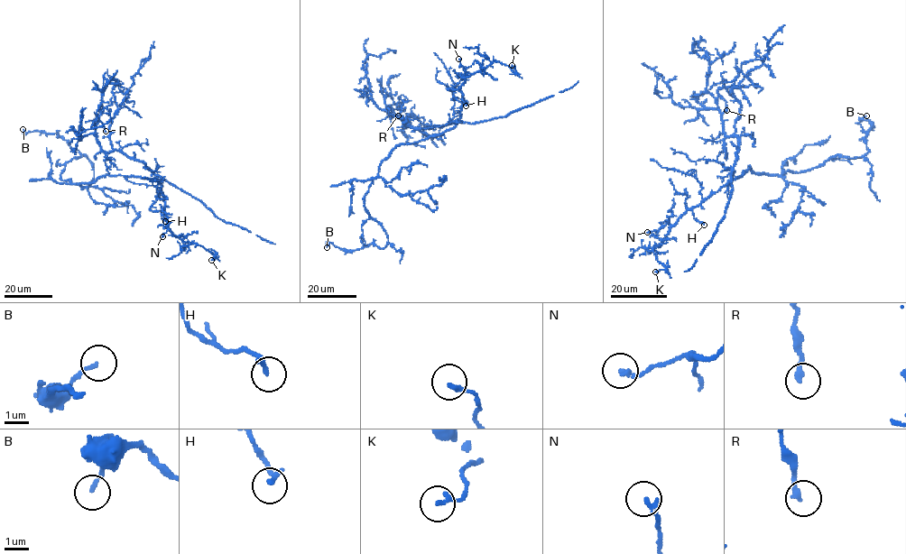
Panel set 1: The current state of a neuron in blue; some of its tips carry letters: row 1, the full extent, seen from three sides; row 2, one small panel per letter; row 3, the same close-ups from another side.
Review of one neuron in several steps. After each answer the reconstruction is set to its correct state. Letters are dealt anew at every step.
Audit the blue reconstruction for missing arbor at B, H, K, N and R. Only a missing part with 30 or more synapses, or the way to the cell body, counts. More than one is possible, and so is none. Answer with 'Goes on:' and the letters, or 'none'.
Goes on: none

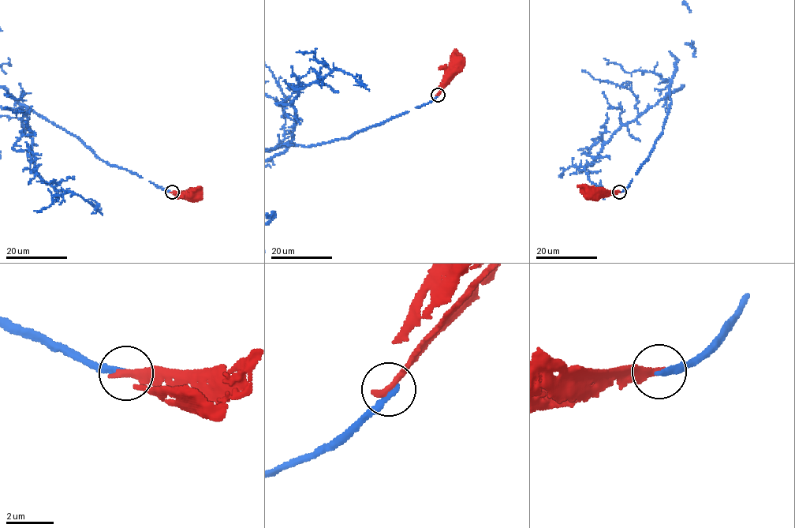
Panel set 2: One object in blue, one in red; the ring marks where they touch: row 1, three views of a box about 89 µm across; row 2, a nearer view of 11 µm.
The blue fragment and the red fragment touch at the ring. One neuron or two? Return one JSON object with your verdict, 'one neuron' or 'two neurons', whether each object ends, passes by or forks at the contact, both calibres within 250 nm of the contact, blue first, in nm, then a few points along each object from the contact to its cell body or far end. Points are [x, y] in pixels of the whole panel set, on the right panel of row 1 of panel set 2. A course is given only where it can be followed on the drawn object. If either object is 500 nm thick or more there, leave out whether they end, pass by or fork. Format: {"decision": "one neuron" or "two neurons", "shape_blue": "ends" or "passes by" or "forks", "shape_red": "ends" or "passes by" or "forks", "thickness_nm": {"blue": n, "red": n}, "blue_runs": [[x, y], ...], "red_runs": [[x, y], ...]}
{"decision": "two neurons", "shape_blue": "ends", "shape_red": "ends", "thickness_nm": {"blue": 260, "red": 340}, "red_runs": [[620, 192], [592, 194]]}

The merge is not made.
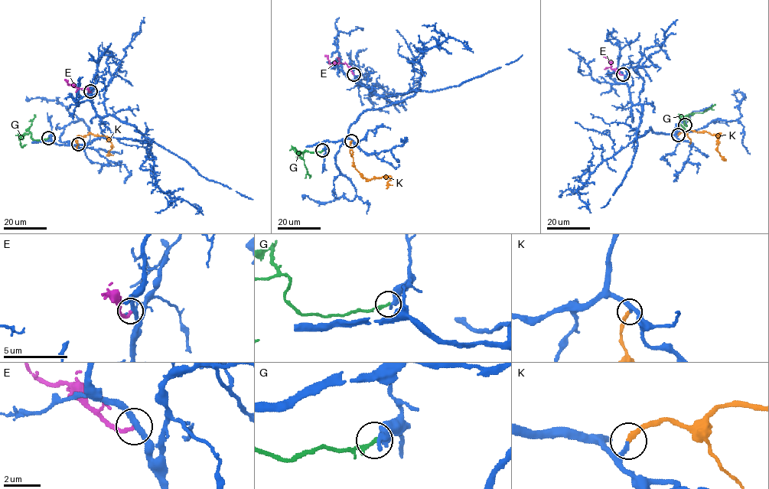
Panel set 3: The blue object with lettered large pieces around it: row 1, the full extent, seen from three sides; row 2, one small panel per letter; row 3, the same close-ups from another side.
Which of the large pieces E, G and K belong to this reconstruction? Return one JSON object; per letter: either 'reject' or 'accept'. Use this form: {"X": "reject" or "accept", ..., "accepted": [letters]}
{"E": "reject", "G": "reject", "K": "accept", "accepted": ["K"]}

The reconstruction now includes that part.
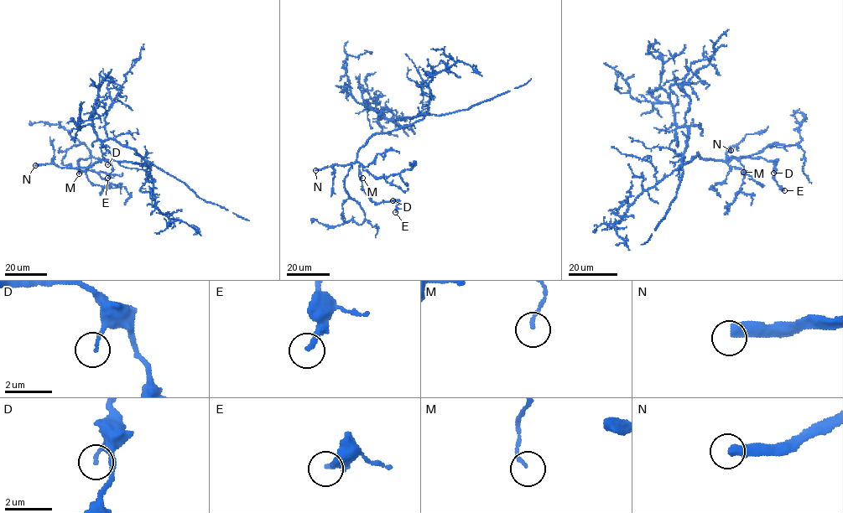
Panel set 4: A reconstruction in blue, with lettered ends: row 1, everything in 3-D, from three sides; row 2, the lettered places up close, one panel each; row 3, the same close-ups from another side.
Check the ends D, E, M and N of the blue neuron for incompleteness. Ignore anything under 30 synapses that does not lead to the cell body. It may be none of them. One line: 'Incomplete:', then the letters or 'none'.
Incomplete: N

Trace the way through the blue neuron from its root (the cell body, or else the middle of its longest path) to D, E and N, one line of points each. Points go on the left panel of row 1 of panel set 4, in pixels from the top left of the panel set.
D: (127, 161), (98, 161), (89, 167), (76, 168), (79, 168), (77, 161), (92, 157), (106, 158), (107, 164)
E: (127, 161), (98, 161), (78, 168), (77, 161), (92, 157), (106, 158), (112, 171), (107, 178)
N: (127, 161), (98, 161), (89, 167), (77, 168), (59, 168), (54, 163), (35, 165)

